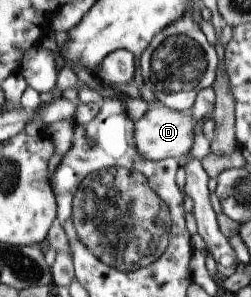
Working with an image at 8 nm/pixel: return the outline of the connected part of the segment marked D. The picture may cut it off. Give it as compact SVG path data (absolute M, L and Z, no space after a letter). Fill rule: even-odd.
M159 104L149 107L145 114L134 123L133 137L138 154L150 160L187 155L193 143L193 126L195 123L196 121L188 111L172 110Z

